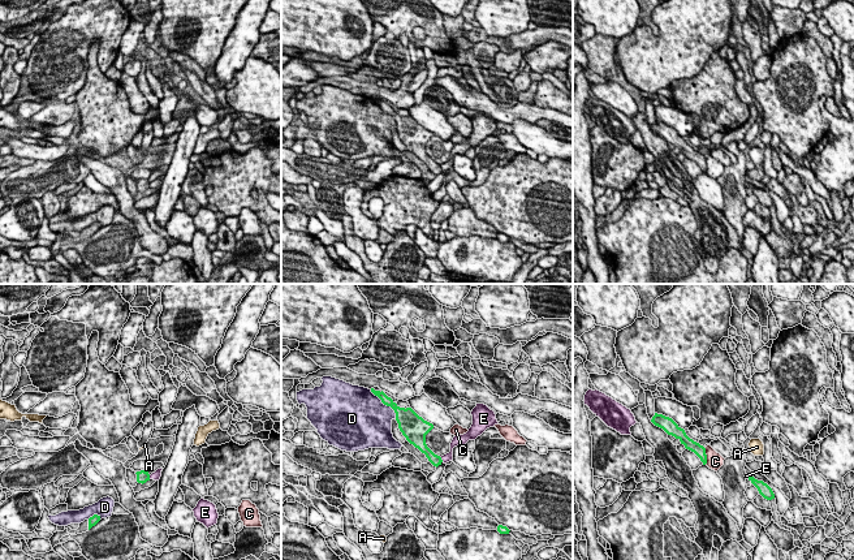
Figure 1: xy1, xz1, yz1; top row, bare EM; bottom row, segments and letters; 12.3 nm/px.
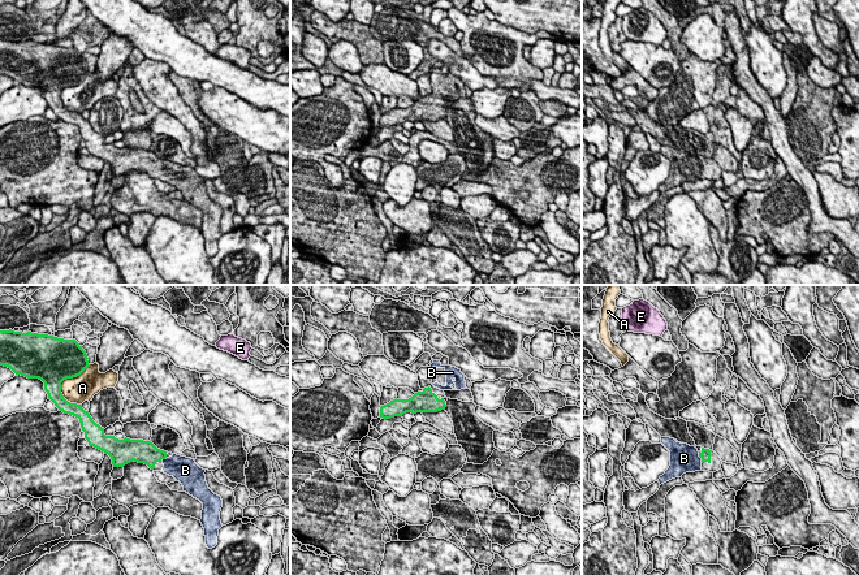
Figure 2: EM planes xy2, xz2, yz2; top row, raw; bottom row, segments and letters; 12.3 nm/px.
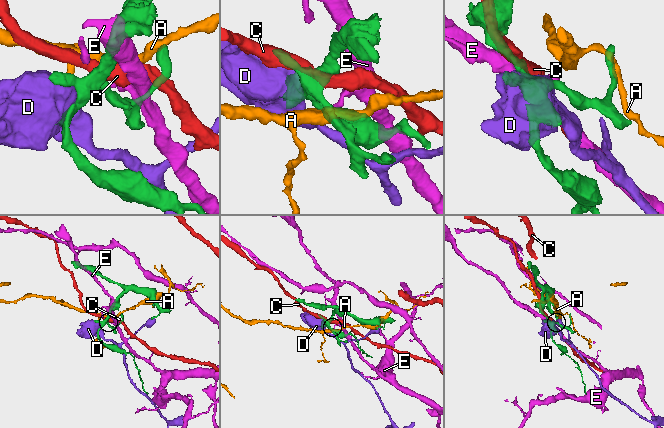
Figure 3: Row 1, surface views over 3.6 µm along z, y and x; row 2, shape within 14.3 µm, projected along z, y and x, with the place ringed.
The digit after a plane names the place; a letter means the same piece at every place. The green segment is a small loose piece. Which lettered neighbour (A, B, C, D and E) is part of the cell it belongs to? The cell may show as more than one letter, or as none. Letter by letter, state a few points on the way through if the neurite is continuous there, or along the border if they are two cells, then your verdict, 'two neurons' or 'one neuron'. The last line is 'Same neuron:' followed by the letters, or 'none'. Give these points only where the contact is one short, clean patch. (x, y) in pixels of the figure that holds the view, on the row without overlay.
A: two neurons
B: runs through yz2 (706, 161), (699, 164), (683, 167); one neuron
C: two neurons
D: two neurons
E: border along xz1 (440, 166), (443, 169); two neurons
Same neuron: B

